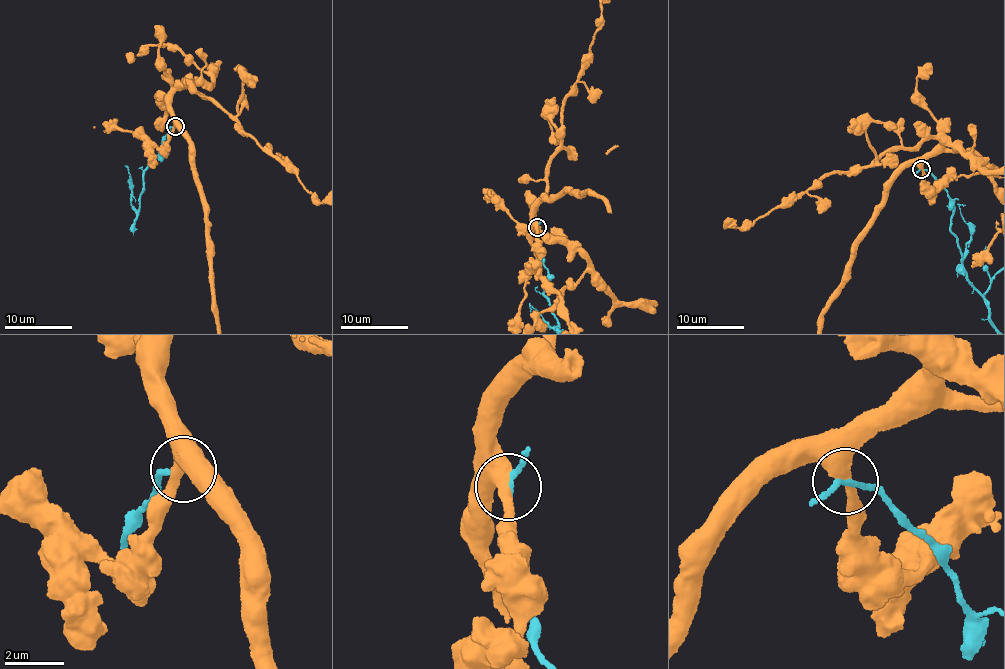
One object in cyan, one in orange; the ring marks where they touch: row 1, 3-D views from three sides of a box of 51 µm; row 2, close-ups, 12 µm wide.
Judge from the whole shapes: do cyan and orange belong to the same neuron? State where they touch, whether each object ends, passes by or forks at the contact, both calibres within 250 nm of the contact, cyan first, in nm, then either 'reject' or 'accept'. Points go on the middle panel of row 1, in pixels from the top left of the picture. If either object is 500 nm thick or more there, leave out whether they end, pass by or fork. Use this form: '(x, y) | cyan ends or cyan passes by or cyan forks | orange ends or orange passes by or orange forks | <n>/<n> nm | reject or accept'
(537, 227) | cyan passes by | orange passes by | 150/440 nm | accept

